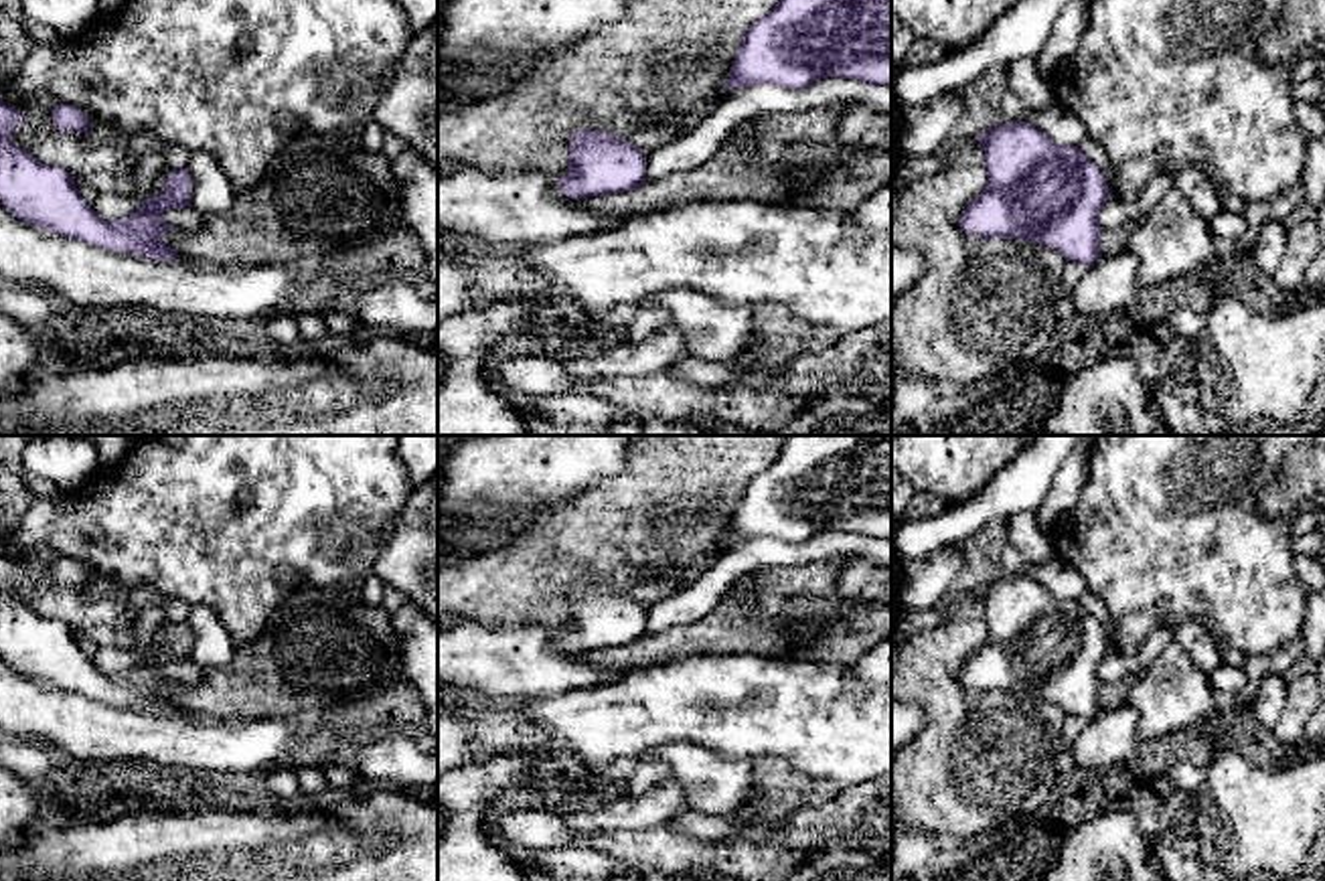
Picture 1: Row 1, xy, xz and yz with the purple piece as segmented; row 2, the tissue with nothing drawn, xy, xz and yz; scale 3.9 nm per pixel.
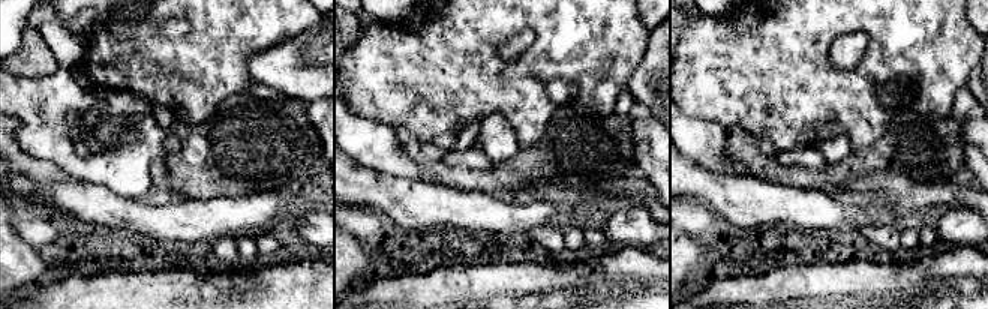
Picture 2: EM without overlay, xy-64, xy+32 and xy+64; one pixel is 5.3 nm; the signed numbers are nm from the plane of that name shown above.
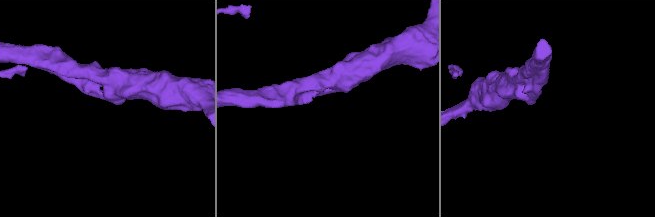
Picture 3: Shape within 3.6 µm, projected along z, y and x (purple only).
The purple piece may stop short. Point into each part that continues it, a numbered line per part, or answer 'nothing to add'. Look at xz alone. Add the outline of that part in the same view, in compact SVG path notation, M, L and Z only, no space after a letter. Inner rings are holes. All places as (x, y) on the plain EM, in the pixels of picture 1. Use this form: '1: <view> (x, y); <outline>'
nothing to add

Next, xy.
nothing to add

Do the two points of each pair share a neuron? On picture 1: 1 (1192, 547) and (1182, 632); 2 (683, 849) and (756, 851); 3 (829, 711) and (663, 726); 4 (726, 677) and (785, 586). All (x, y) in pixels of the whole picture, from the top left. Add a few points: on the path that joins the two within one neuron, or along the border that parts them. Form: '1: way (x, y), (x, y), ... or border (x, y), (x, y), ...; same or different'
1: border (1174, 628), (1182, 622), (1198, 620), (1222, 651); different
2: way (702, 853), (738, 853); same
3: way (789, 711), (704, 711); same
4: border (691, 655), (787, 659); different

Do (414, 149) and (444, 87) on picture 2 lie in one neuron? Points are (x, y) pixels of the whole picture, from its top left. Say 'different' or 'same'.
different

